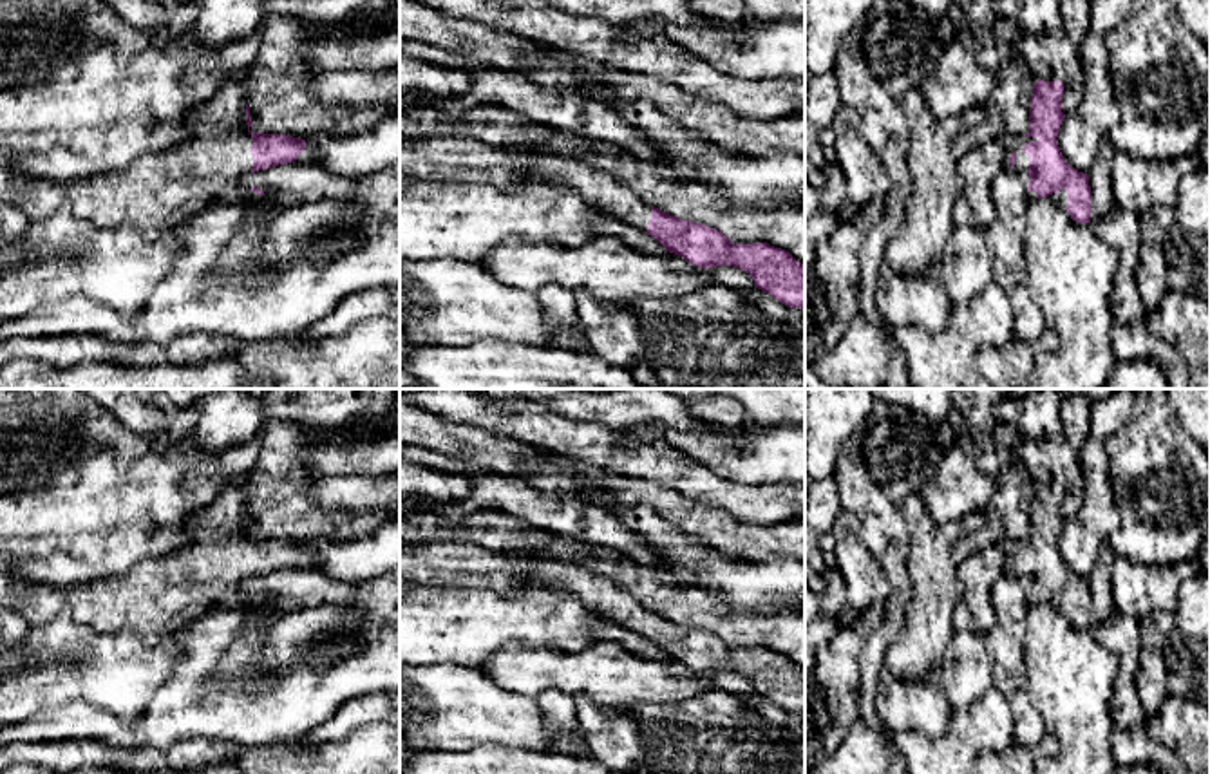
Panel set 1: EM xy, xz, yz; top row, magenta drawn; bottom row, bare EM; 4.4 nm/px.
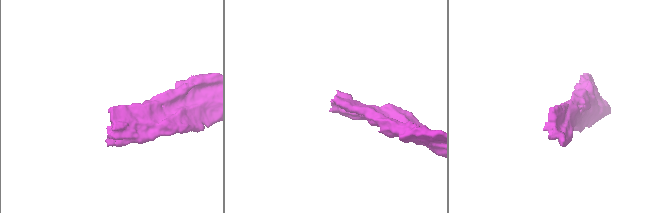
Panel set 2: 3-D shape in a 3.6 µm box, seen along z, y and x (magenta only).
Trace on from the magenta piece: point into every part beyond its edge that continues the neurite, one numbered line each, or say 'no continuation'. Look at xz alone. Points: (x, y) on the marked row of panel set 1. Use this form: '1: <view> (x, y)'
1: xz (599, 188)

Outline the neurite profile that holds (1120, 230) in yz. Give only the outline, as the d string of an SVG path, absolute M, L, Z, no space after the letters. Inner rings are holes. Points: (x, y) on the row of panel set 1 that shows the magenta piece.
M1114 206L1109 217L1089 226L1118 253L1118 269L1111 293L1114 322L1134 324L1143 320L1145 307L1136 280L1141 248L1139 215Z

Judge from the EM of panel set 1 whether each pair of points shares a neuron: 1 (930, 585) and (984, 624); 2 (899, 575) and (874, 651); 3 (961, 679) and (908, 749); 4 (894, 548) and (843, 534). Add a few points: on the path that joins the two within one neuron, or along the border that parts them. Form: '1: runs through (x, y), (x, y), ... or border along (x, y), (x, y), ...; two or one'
1: border along (955, 563), (963, 597); two
2: runs through (899, 594), (892, 624), (885, 633); one
3: border along (990, 688), (970, 704), (954, 711); two
4: border along (843, 509), (860, 521), (860, 539), (885, 575); two

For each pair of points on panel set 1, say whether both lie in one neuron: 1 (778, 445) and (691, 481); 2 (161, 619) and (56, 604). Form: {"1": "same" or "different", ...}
{"1": "different", "2": "same"}

